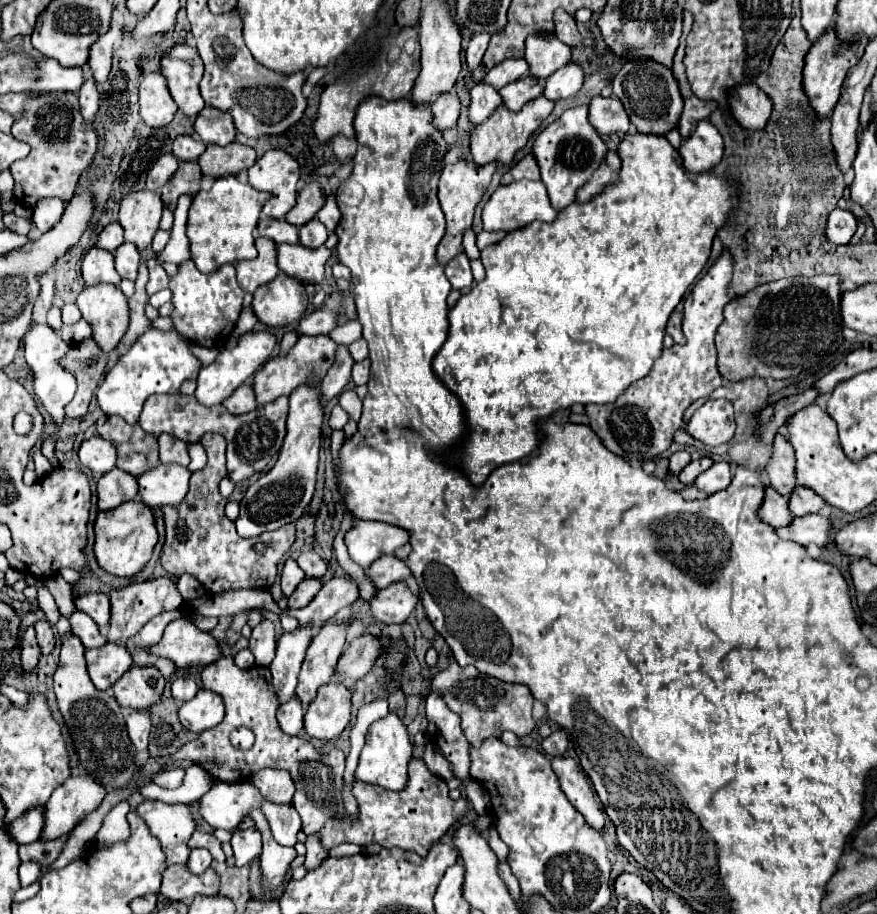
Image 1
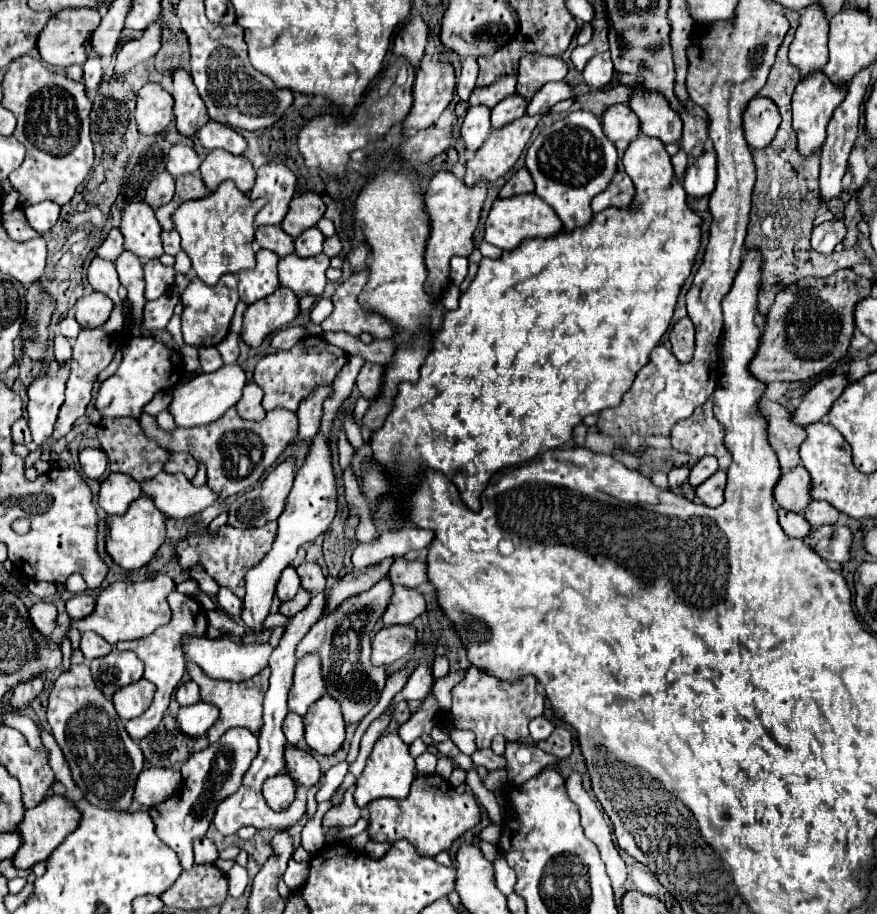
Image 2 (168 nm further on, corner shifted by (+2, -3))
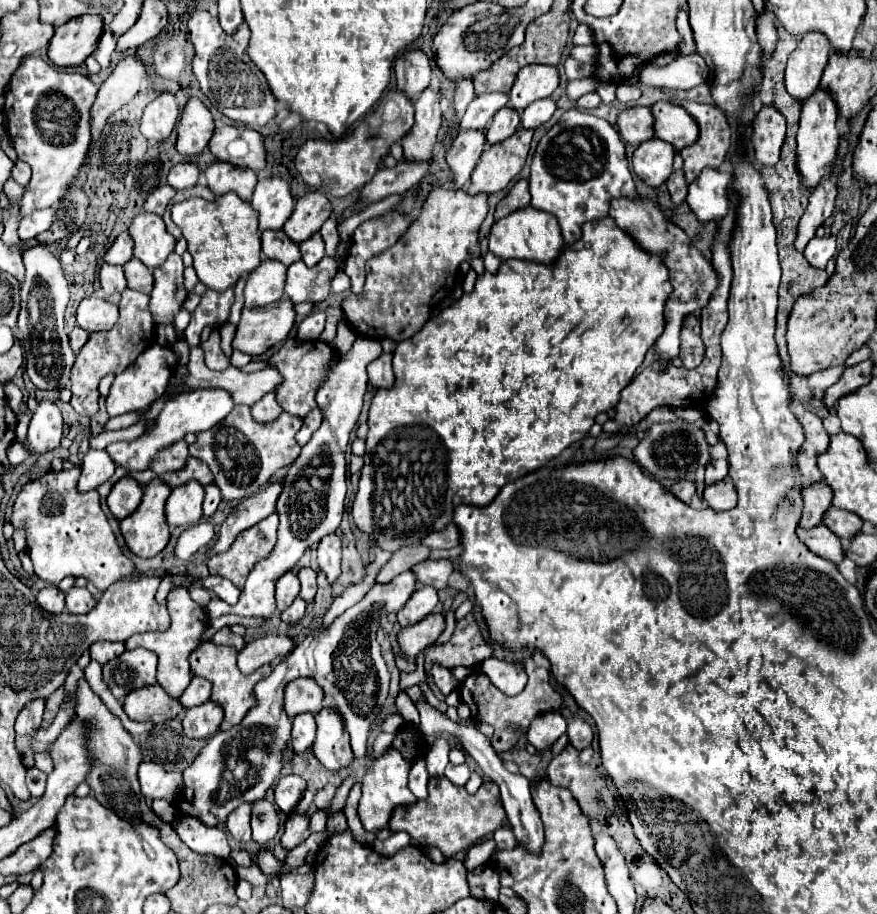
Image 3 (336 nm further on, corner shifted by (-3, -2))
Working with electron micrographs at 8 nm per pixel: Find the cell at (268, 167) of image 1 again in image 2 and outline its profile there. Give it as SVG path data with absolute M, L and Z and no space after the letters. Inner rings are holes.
M266 164L258 168L256 184L250 192L250 198L266 198L264 208L256 214L256 226L264 224L280 224L288 212L288 204L292 200L296 188L296 176L284 164Z

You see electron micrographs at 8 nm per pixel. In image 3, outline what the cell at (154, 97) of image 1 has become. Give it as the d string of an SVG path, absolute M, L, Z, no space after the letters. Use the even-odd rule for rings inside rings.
M161 93L145 107L141 117L141 133L149 141L165 141L171 135L177 117L179 109L173 93Z

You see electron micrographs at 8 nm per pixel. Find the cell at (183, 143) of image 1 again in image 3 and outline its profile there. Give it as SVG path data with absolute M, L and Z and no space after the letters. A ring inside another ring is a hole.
M177 163L167 177L167 183L175 189L187 189L193 187L199 179L199 167L193 163Z

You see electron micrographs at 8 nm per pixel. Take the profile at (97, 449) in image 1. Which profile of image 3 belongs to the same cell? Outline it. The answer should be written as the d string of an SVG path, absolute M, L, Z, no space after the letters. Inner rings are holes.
M91 449L85 457L83 457L83 465L81 465L81 477L77 483L79 491L91 491L97 485L105 483L115 471L115 465L109 457L107 451L99 451L99 449Z

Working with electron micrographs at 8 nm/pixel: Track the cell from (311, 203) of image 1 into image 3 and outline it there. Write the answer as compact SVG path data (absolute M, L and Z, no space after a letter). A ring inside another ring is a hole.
M311 191L297 199L295 211L287 219L283 231L295 243L309 239L309 235L317 233L321 225L331 217L331 203L325 195Z

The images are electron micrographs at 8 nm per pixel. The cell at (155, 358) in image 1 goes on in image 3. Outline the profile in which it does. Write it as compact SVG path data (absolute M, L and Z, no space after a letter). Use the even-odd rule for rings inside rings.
M153 341L145 349L143 355L139 355L121 375L115 377L115 381L111 385L111 391L105 399L109 417L117 417L117 415L123 415L123 413L129 413L129 411L149 409L151 403L155 403L165 393L165 387L167 387L175 369L177 369L177 355L173 353L173 349Z

